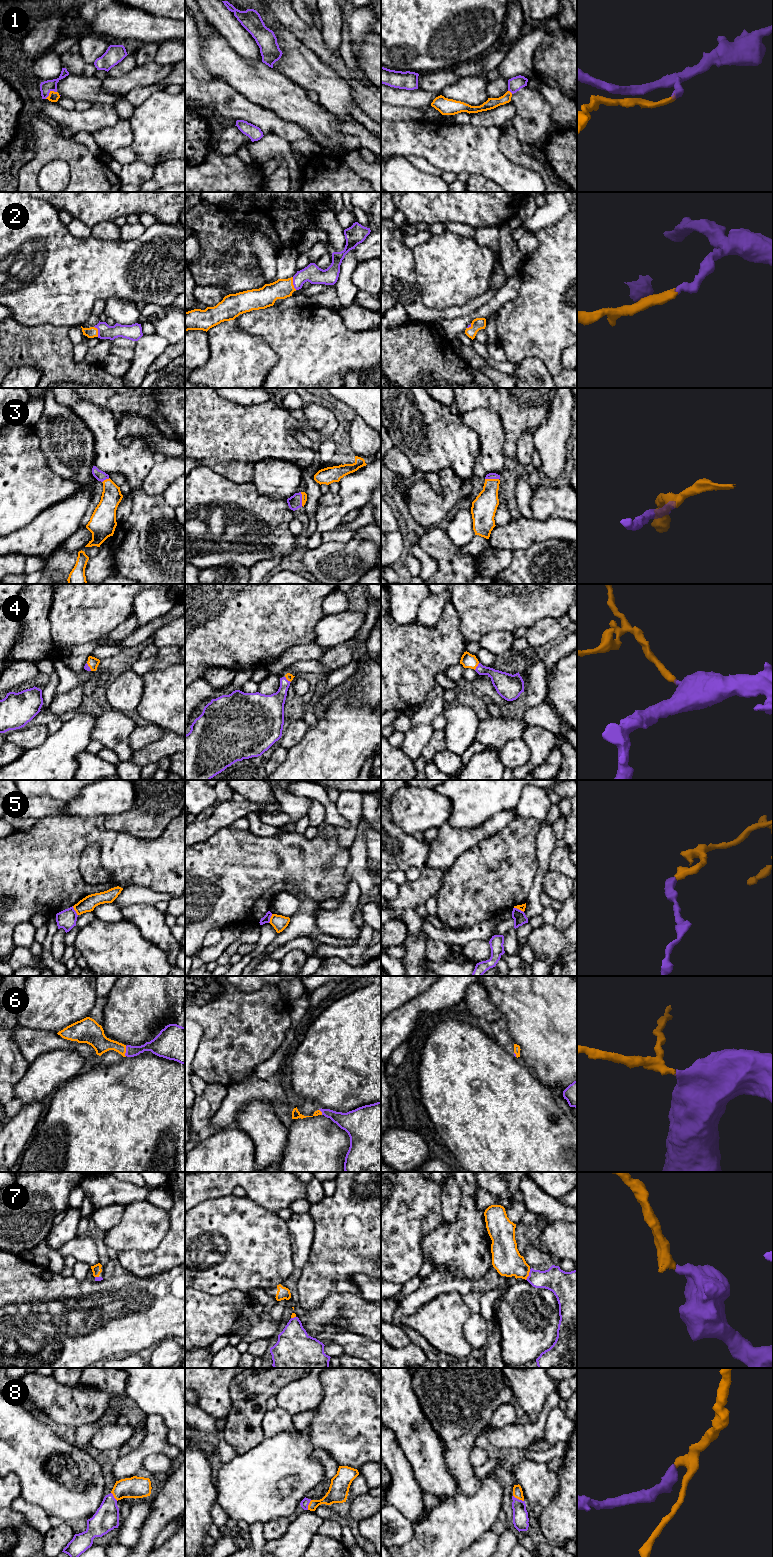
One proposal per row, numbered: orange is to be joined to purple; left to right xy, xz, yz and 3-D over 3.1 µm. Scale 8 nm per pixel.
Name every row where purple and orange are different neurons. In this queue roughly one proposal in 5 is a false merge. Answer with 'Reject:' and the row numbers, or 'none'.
Reject: 5

